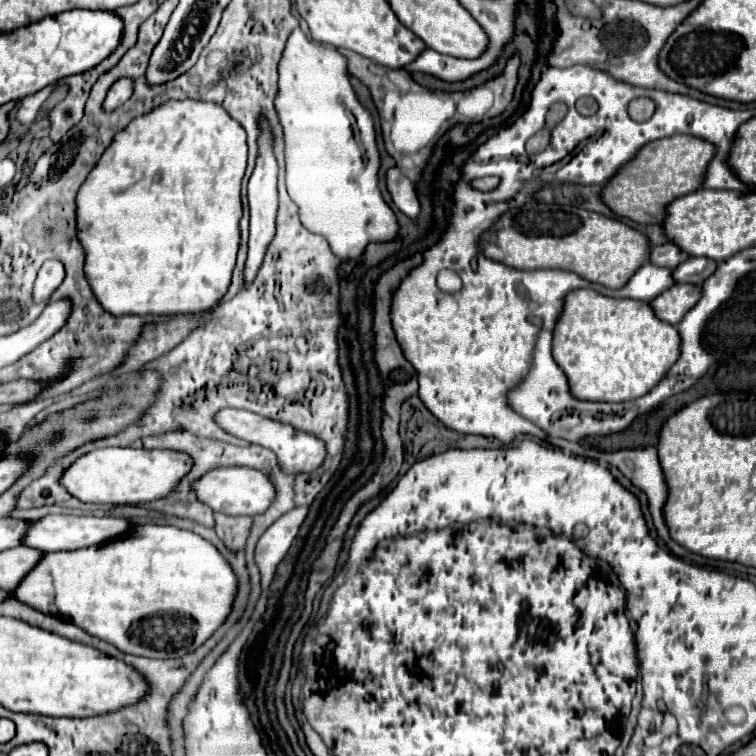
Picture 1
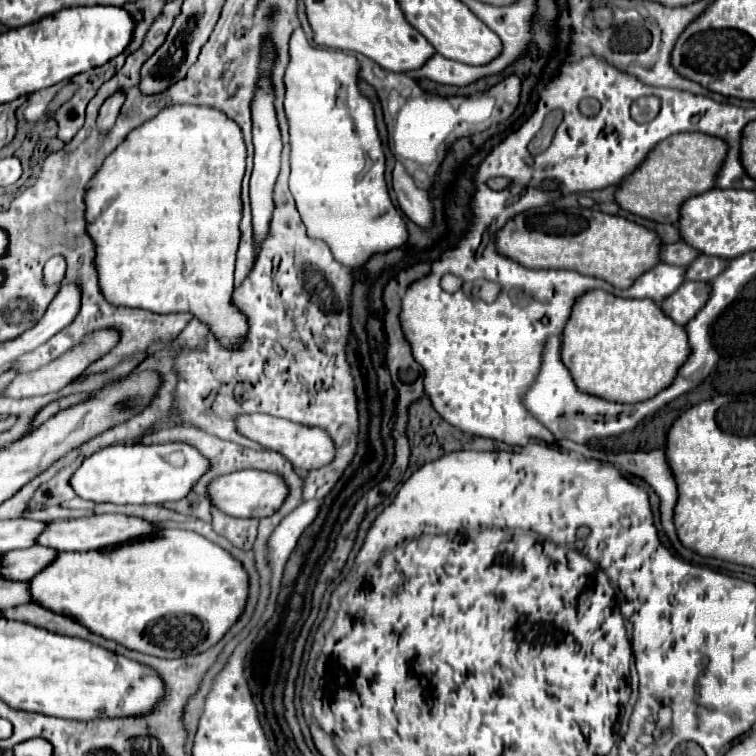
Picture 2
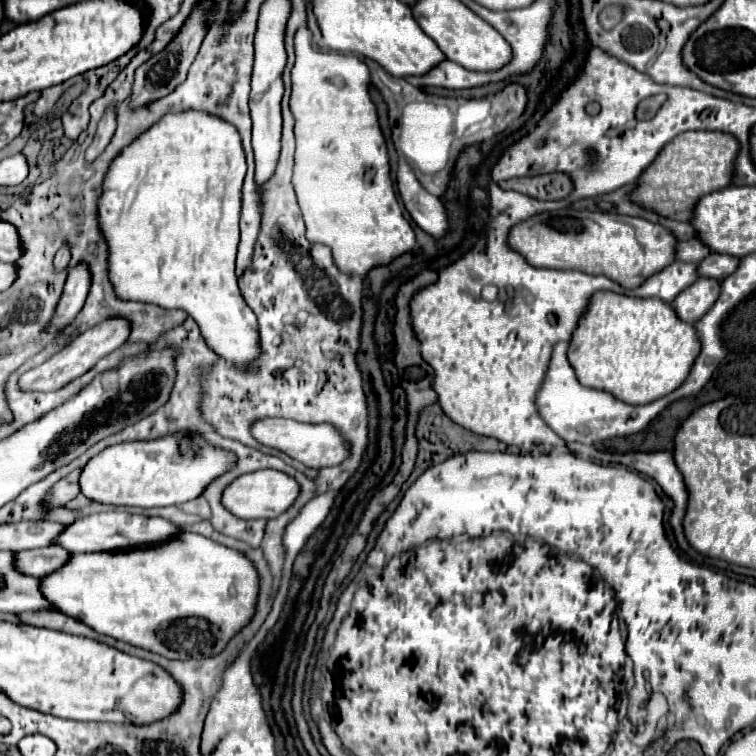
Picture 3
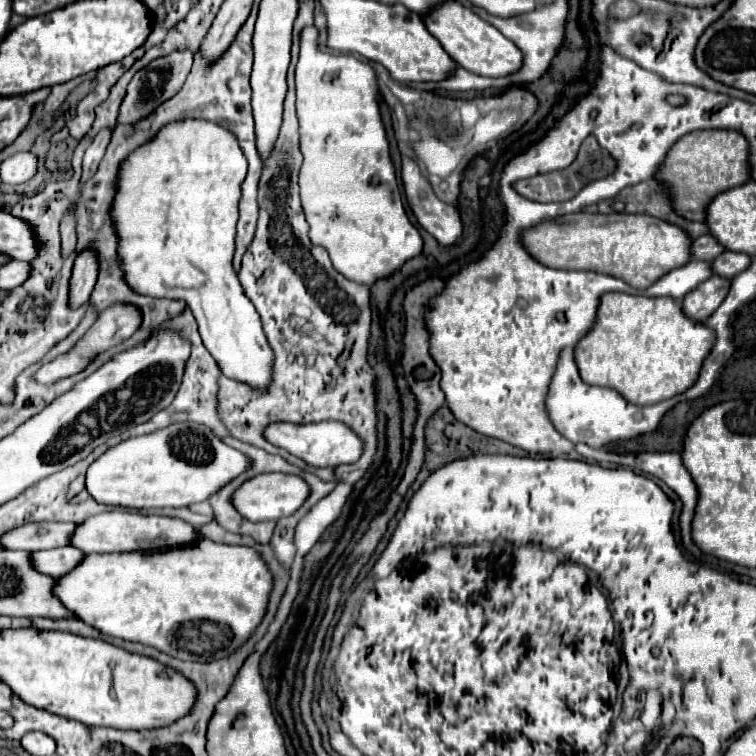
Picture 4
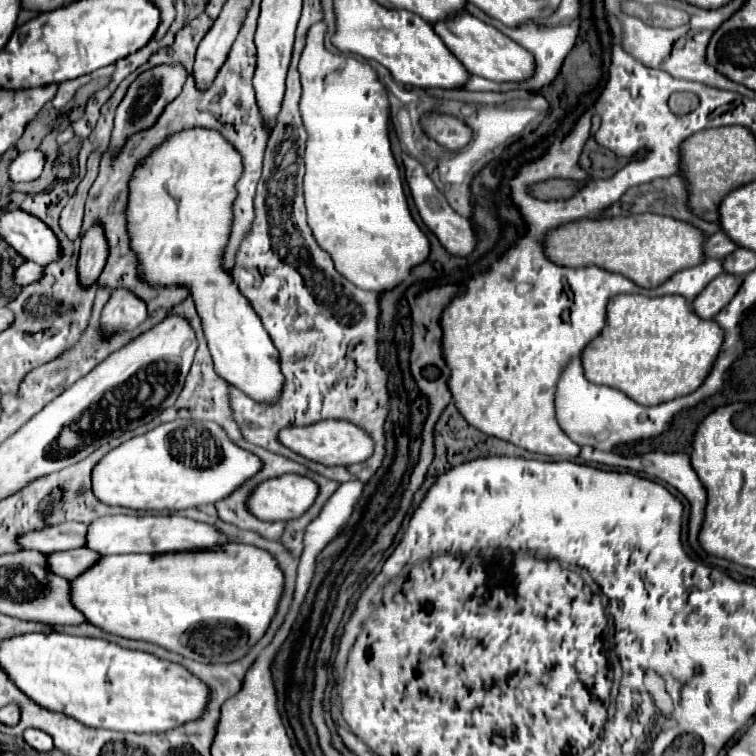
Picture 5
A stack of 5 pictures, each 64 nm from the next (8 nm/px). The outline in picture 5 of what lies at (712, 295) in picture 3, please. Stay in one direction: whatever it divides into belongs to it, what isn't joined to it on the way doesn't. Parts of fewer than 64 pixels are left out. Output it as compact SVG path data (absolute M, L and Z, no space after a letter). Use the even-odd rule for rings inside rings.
M732 274L716 276L716 280L712 280L704 288L704 292L700 292L700 296L692 300L694 314L704 320L712 320L738 292L740 282L742 282L740 276L732 276Z

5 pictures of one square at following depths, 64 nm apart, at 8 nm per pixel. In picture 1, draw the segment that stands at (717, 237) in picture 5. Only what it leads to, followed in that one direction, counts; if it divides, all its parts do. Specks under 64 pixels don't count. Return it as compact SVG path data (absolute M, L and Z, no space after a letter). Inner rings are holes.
M660 244L660 246L652 246L650 254L648 254L648 262L650 264L658 264L662 268L676 268L680 262L684 262L688 258L688 254L684 254L678 246L674 244Z

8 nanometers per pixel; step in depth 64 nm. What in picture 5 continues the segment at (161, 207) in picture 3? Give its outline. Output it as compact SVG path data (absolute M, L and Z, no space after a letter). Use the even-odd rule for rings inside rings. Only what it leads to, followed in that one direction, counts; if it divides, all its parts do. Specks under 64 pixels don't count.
M188 128L184 132L168 136L168 140L164 142L164 146L154 148L152 154L140 160L136 172L132 172L132 180L128 182L128 238L132 240L132 252L136 254L138 276L144 276L144 282L152 284L152 288L186 288L188 294L192 294L196 312L202 320L202 330L214 358L216 372L220 372L220 376L228 384L240 388L252 400L276 402L284 384L278 352L268 332L264 330L258 314L240 294L232 276L222 266L224 248L228 244L234 218L232 204L238 196L236 182L240 180L244 170L242 156L218 130Z

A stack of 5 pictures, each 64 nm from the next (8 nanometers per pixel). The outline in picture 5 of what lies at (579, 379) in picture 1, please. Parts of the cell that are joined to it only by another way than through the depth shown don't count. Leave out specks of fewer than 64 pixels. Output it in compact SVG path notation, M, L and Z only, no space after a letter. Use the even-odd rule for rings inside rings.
M620 294L608 302L604 332L582 352L584 376L624 392L642 406L654 406L694 392L710 372L724 332L714 320L700 320L682 296L648 298Z

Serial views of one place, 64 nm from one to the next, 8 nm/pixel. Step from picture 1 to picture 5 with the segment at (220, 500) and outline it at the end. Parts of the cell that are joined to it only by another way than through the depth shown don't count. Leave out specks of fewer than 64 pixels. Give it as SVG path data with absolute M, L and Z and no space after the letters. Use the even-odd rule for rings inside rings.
M284 474L260 482L248 496L246 508L258 520L292 520L314 502L318 486L300 474Z

